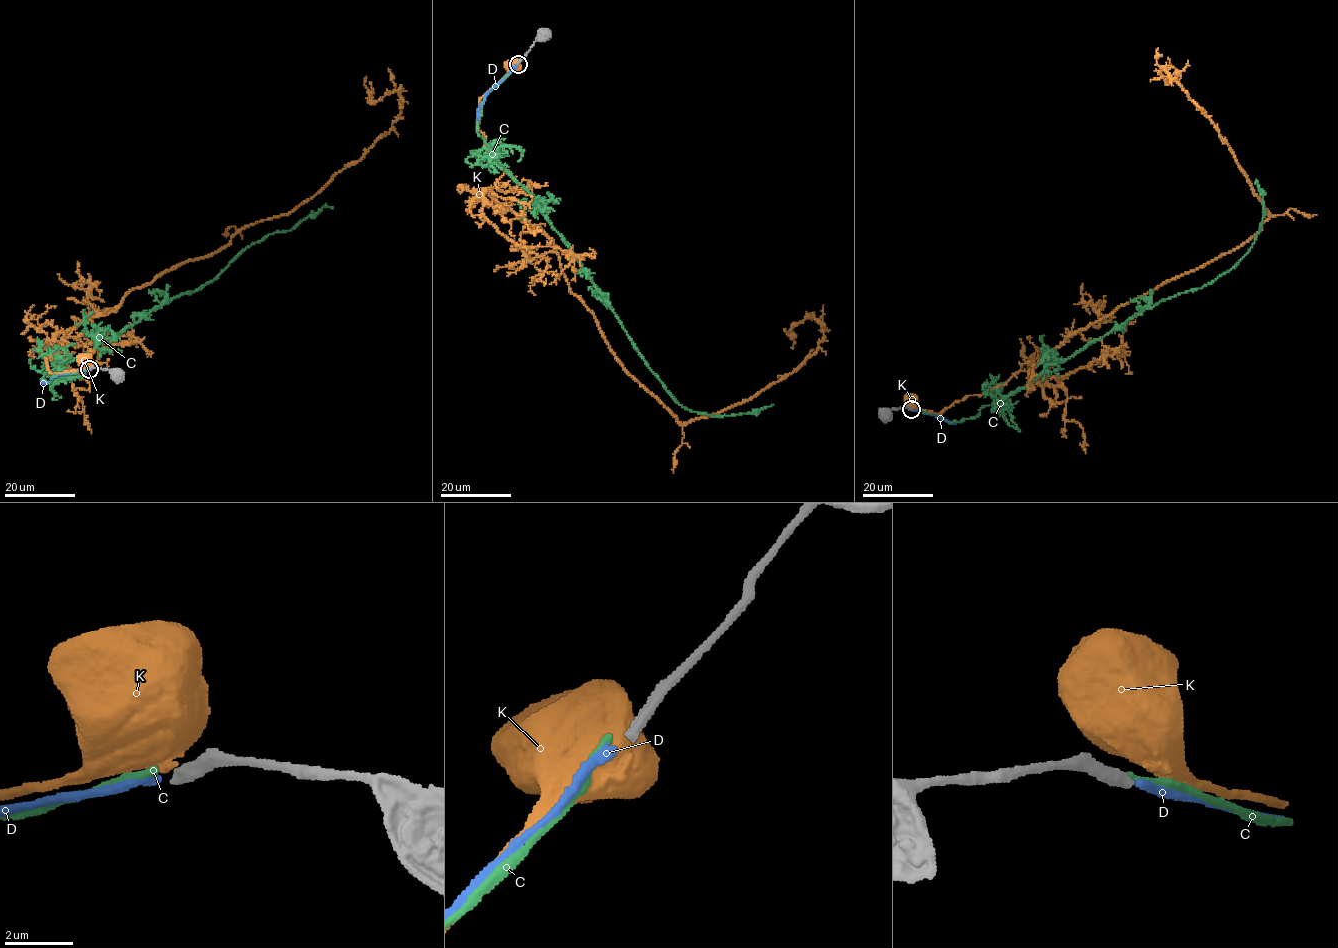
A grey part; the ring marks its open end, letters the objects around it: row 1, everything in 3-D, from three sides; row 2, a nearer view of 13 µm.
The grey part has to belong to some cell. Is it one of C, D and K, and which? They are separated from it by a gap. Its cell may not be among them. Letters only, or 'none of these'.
D

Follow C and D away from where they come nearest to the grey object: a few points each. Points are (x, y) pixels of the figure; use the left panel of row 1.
C: (87, 369), (42, 380), (48, 370), (77, 360), (172, 297), (212, 281), (245, 248), (333, 208)
D: (88, 370), (64, 373), (42, 383), (41, 380)

